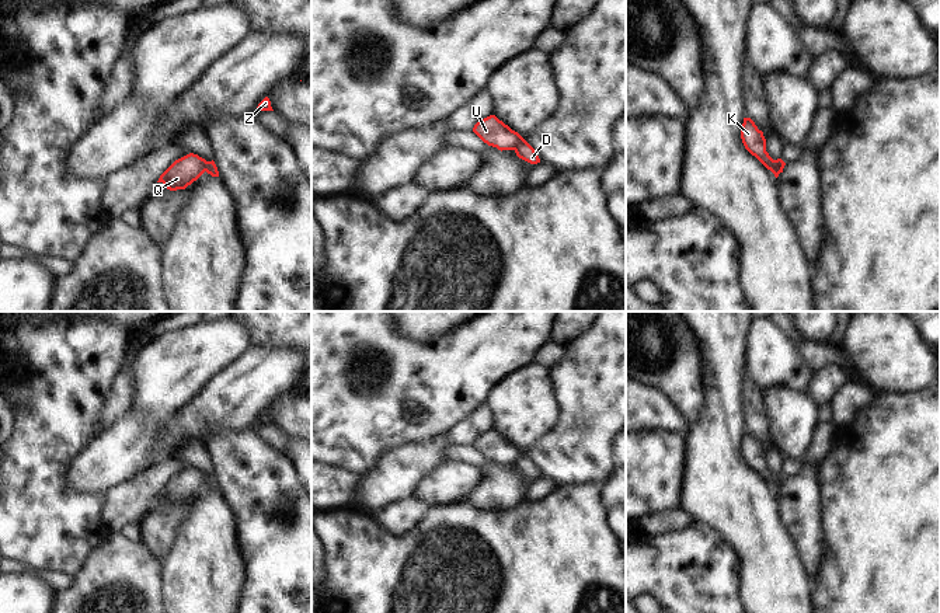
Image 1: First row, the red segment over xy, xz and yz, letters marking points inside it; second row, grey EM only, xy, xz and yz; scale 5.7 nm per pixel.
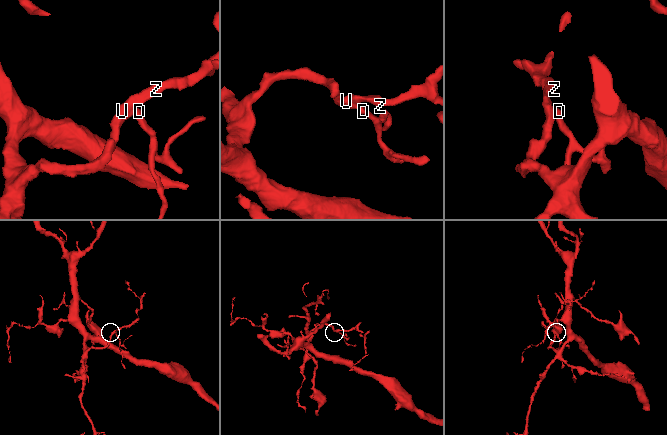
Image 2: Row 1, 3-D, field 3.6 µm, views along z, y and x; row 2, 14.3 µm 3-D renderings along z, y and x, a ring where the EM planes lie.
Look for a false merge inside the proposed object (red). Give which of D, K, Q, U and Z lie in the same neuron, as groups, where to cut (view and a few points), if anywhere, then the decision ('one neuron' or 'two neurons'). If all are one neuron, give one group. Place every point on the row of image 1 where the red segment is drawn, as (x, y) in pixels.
D / K Q U Z; cut in yz along (775, 160), (772, 171); two neurons

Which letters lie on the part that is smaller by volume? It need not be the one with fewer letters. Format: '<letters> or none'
D.

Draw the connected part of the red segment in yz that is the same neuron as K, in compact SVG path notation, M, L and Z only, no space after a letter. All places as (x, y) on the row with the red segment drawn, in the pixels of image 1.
M744 118L741 139L745 149L773 173L773 159L766 151L766 139L751 118Z

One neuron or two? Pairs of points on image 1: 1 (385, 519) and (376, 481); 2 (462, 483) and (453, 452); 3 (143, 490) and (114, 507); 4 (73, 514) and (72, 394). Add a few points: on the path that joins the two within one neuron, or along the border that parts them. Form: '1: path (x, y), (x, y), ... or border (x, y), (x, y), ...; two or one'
1: border (411, 495), (386, 504), (371, 514); two
2: border (448, 459), (459, 459), (479, 467); two
3: path (136, 497), (121, 507); one
4: path (56, 484), (56, 424); one

